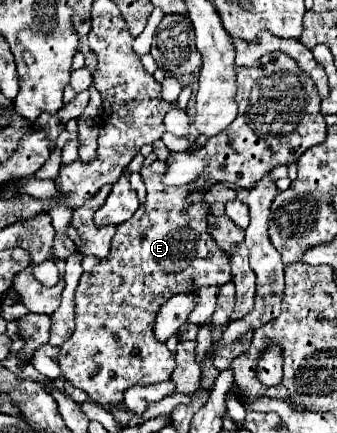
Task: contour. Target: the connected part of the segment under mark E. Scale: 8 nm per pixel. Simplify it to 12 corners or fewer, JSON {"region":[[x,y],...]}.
{"region":[[204,201],[146,203],[74,293],[64,377],[98,405],[166,381],[168,297],[228,283]]}

